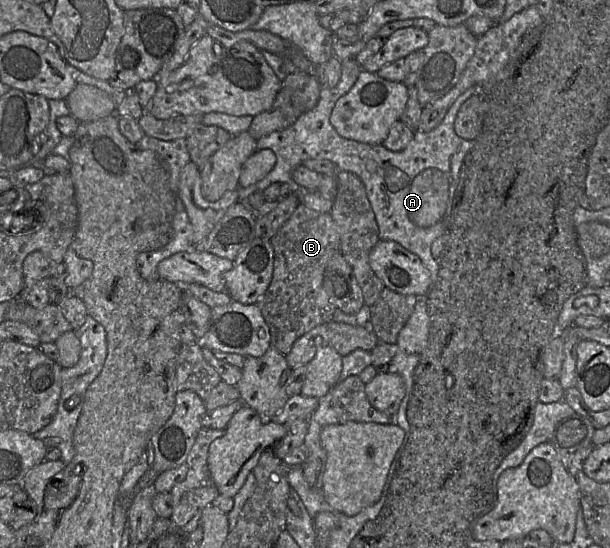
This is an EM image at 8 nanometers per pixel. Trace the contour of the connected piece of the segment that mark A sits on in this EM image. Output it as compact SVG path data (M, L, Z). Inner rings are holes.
M355 59L342 61L342 74L338 84L333 87L322 87L317 105L300 115L297 121L281 131L267 134L257 140L257 151L271 149L277 157L273 169L260 181L248 187L238 188L238 202L245 201L257 191L264 191L272 183L287 183L291 192L298 196L302 203L302 197L309 192L299 186L292 179L292 171L308 159L326 159L334 163L339 171L347 171L360 178L365 186L366 194L374 211L379 228L379 239L394 241L417 255L431 274L432 285L439 275L439 261L432 256L431 247L433 242L449 230L451 224L451 209L453 207L455 191L458 184L459 174L466 155L473 148L474 141L459 137L454 131L454 121L461 105L471 96L479 94L479 87L471 87L456 98L450 106L442 122L429 132L414 131L414 137L408 146L398 152L393 152L380 145L370 145L341 137L330 123L332 110L340 97L345 95L355 84L362 66Z

